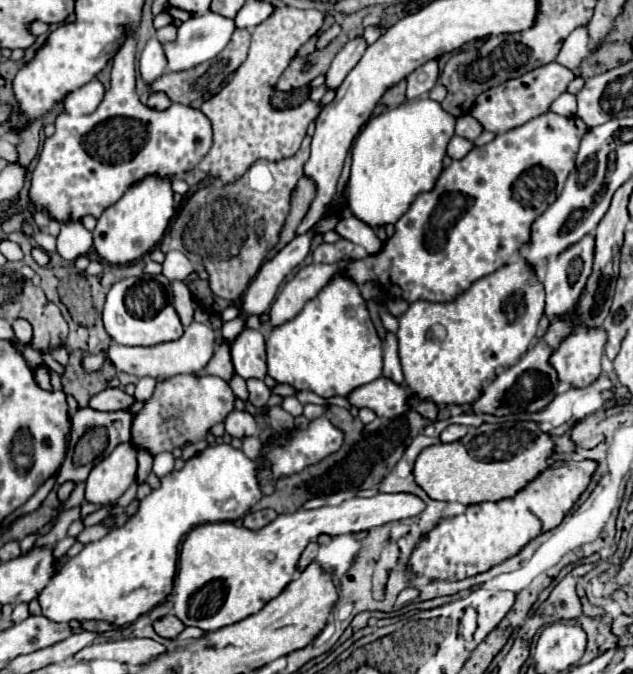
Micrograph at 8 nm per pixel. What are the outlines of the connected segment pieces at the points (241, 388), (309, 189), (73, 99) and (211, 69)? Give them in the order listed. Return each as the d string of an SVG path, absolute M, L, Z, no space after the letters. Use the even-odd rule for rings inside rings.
M233 375L229 381L229 387L231 387L231 391L235 393L235 397L239 397L239 399L247 399L247 387L245 387L245 379L243 377L239 377L239 375Z
M301 177L295 191L291 193L291 211L283 225L283 247L295 239L295 229L301 223L301 219L305 217L311 201L313 201L313 195L315 195L313 181L307 177Z
M93 79L89 83L85 83L83 87L65 95L65 99L63 99L65 113L69 113L69 115L93 113L97 109L97 105L101 103L103 95L105 95L103 85L97 79Z
M235 29L233 37L229 41L229 47L225 47L225 51L221 51L221 55L217 55L217 59L211 59L209 63L205 63L205 65L201 65L199 69L193 69L193 71L185 71L185 73L177 73L177 75L165 73L159 79L155 79L151 85L147 85L147 93L163 91L171 101L185 103L185 105L189 105L195 99L201 99L203 93L215 93L221 87L221 83L227 79L227 75L231 75L245 61L249 41L251 41L251 35L247 31L237 31Z

